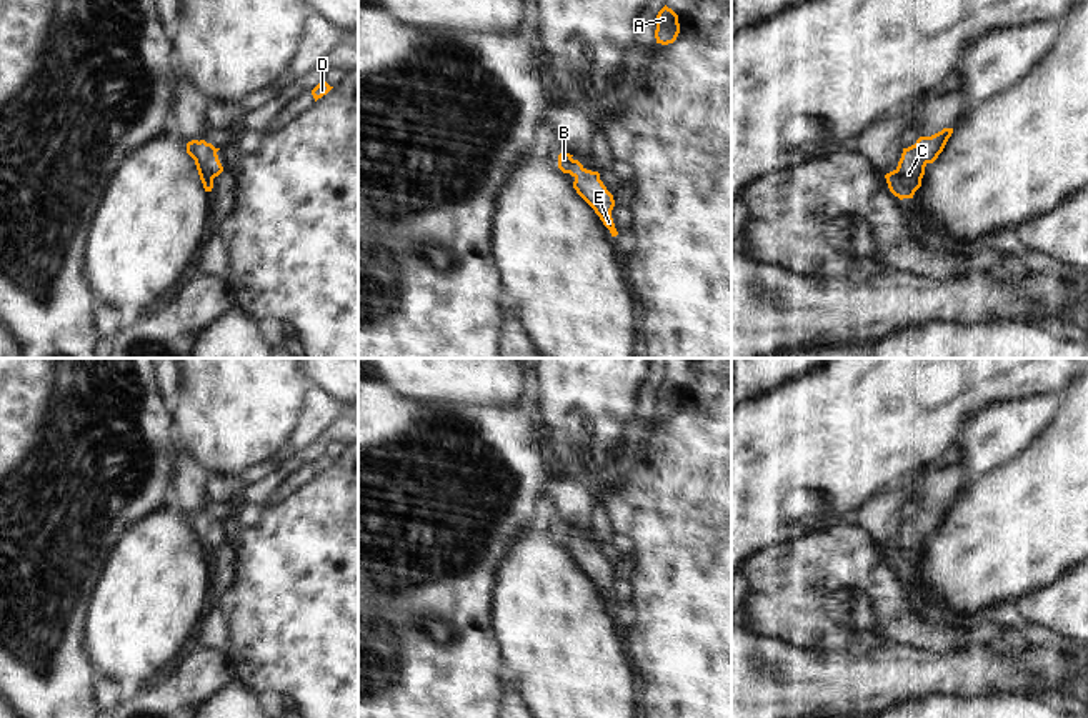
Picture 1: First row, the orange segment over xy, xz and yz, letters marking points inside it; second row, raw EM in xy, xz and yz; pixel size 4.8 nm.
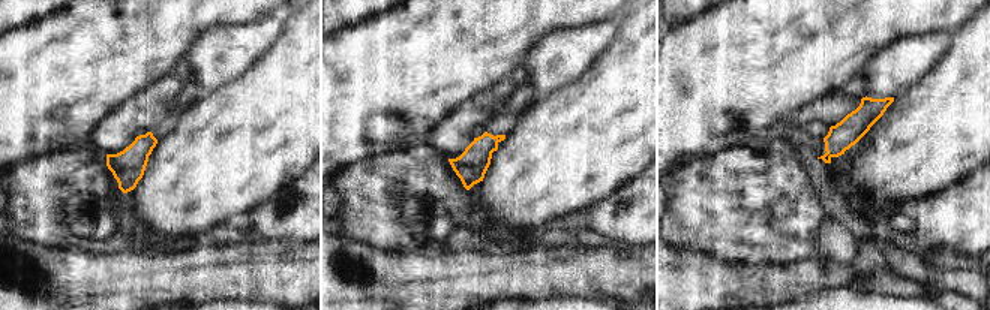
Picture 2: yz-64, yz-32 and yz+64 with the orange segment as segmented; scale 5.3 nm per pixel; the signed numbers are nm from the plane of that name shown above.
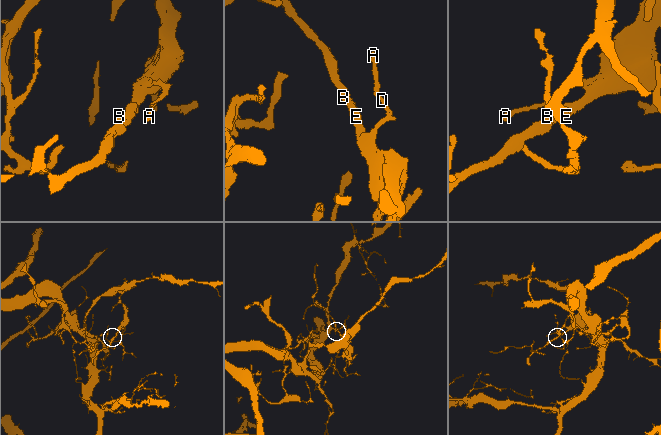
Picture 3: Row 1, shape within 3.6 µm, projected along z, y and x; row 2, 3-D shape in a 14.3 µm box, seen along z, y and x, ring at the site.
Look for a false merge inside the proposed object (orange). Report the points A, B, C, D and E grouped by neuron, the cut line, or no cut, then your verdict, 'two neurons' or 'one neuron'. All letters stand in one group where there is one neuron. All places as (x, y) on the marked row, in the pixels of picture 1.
A B C D E | no cut | one neuron

